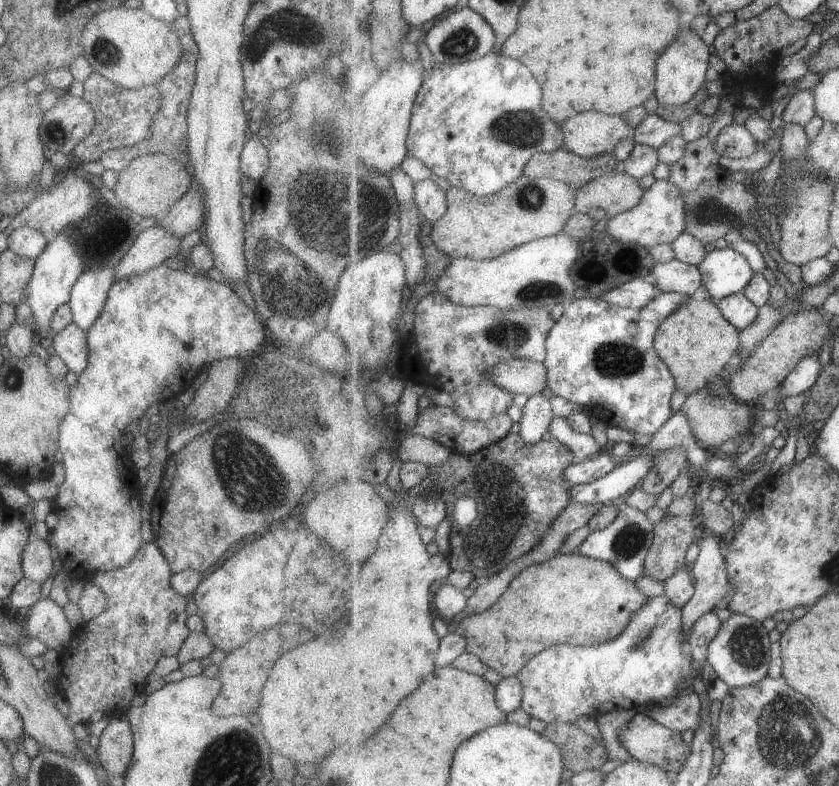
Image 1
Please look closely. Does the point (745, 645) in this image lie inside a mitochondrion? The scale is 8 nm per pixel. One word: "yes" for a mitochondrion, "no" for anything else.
yes

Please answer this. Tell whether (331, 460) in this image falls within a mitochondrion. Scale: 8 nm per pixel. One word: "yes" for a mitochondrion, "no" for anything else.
no

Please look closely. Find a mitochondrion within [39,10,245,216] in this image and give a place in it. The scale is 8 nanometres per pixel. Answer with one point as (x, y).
(109, 54)

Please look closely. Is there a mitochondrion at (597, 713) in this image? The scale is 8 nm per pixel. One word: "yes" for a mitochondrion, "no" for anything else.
no

